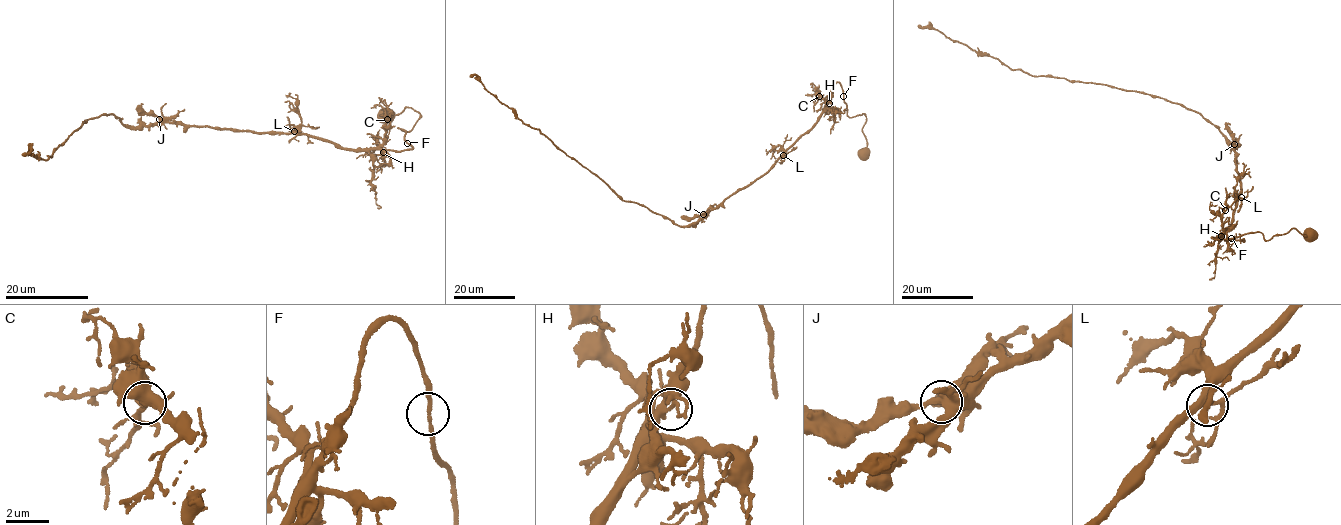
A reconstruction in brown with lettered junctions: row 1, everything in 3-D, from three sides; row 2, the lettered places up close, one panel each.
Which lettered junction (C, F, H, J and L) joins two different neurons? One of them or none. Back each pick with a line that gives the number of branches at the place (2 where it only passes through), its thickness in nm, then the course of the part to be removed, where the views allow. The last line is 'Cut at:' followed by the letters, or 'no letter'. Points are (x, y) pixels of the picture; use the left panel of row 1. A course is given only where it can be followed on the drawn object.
Cut at: no letter

